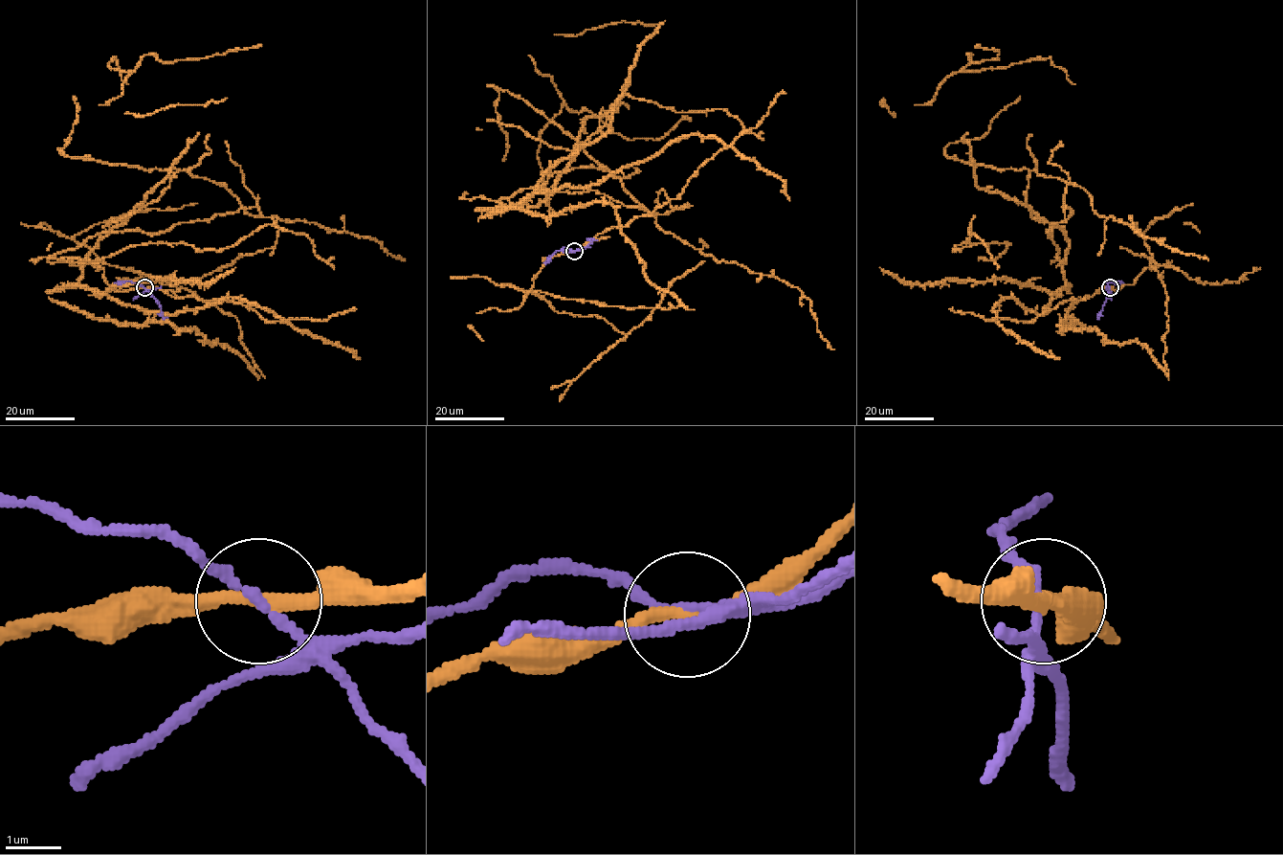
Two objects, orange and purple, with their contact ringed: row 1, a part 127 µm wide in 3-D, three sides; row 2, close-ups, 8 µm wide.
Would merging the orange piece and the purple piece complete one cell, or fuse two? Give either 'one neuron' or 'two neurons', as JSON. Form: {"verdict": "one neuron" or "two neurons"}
{"verdict": "two neurons"}

